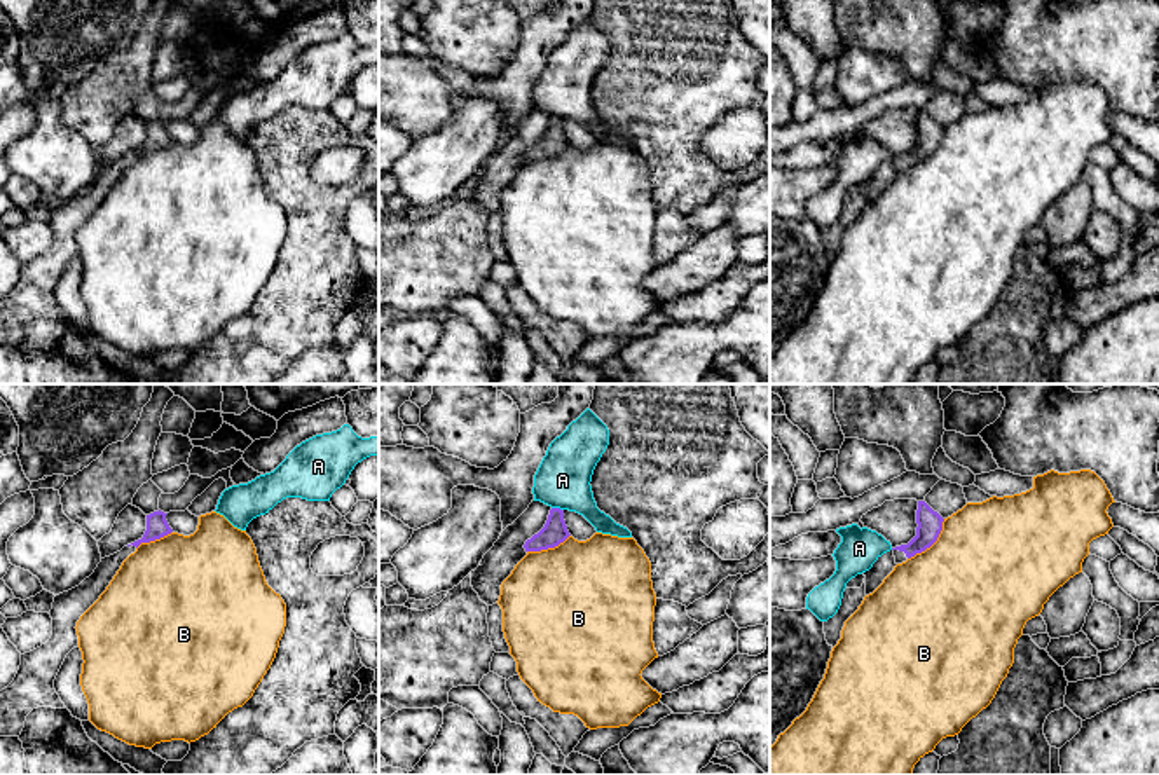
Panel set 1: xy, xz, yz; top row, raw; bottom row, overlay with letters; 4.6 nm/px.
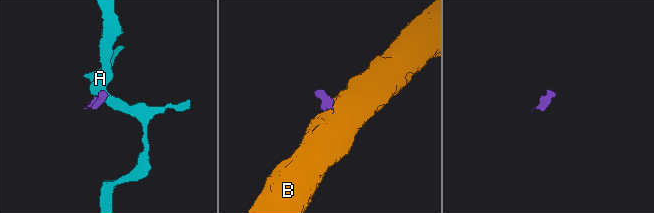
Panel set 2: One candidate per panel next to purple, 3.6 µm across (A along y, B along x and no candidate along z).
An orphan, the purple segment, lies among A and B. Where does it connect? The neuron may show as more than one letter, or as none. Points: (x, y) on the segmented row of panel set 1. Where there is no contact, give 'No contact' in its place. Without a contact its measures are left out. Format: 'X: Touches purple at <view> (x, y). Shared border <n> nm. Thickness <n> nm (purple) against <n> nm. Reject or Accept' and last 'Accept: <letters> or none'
A: Touches purple at xz (557, 508). Shared border 60 nm. Thickness 120 nm (purple) against 260 nm. Reject
B: Touches purple at yz (932, 543). Shared border 260 nm. Thickness 110 nm (purple) against 500 nm. Reject
Accept: none

